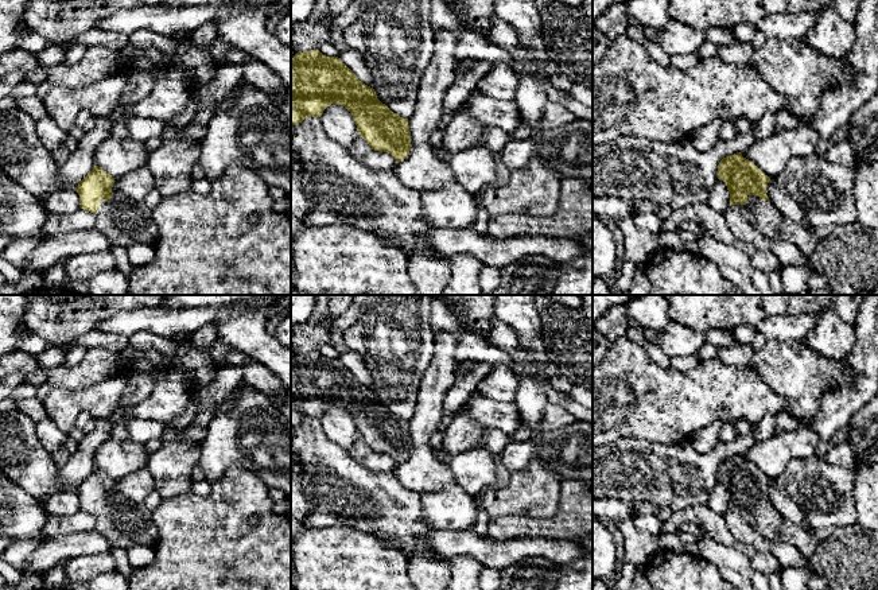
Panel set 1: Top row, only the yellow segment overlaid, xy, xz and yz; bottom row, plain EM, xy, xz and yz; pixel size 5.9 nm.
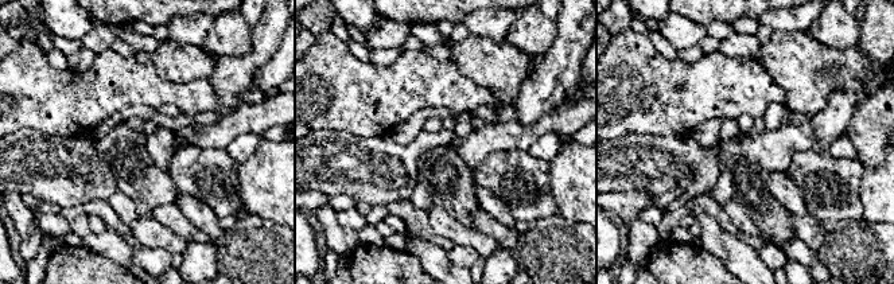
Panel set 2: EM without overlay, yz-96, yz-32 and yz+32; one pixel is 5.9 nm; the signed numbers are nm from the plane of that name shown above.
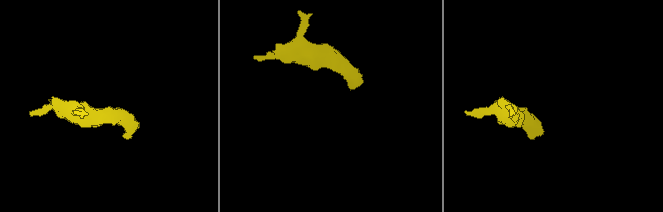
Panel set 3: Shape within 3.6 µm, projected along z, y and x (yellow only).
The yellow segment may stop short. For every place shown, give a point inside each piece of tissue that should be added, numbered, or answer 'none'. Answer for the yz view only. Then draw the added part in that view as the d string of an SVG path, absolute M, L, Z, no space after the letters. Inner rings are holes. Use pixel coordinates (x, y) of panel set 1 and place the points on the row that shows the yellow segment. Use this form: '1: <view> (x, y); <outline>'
1: yz (762, 216); M747 195L746 205L730 205L737 209L746 221L762 236L774 241L784 240L780 232L782 222L781 214L776 210L772 201L761 201L758 195Z

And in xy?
1: xy (123, 221); M121 193L100 202L96 213L96 228L109 240L110 245L128 248L133 242L154 247L158 228L144 202L132 201Z

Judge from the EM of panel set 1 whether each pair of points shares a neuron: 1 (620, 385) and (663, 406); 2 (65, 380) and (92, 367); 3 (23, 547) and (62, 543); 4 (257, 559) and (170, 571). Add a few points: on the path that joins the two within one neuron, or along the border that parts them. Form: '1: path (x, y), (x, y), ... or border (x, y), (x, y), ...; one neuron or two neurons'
1: path (630, 396), (636, 400), (652, 403); one neuron
2: path (72, 377), (85, 373); one neuron
3: border (43, 542), (27, 559), (27, 571); two neurons
4: path (236, 571), (191, 571); one neuron

